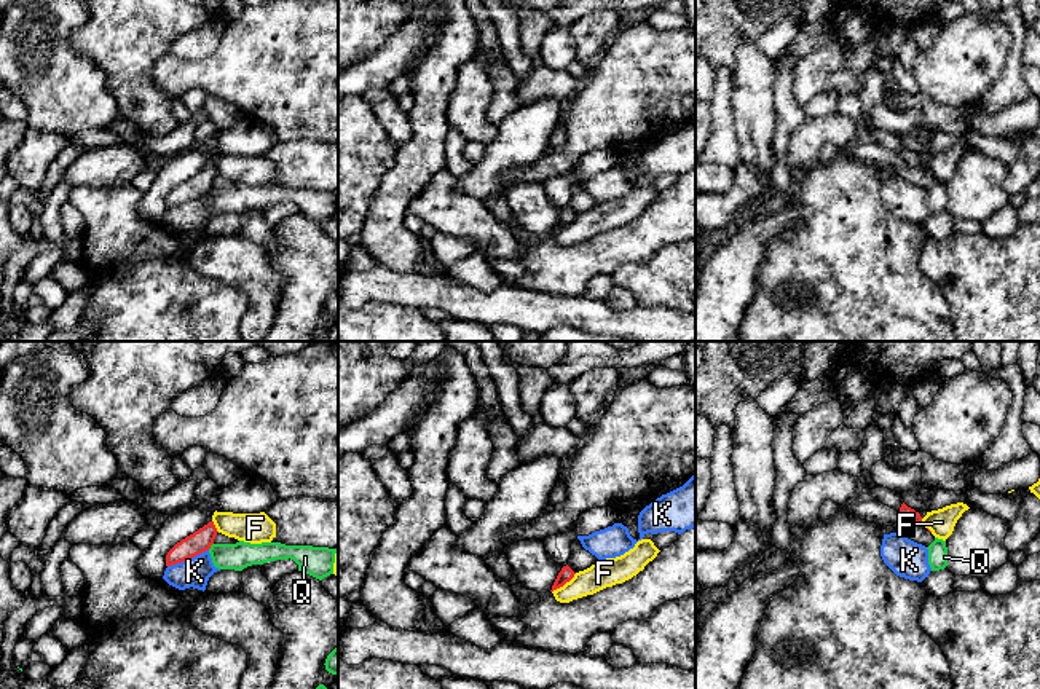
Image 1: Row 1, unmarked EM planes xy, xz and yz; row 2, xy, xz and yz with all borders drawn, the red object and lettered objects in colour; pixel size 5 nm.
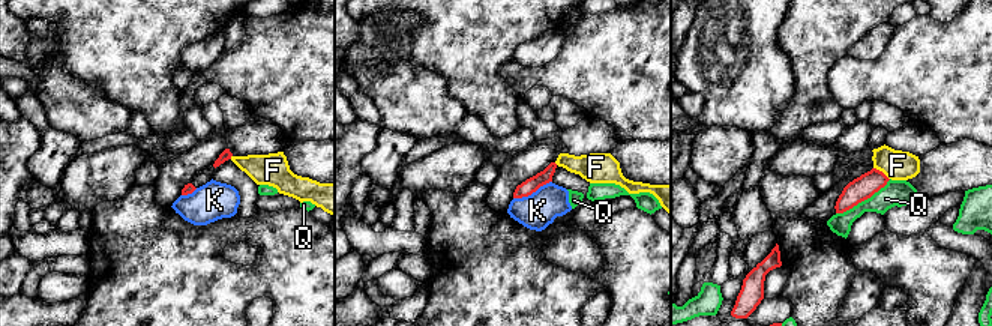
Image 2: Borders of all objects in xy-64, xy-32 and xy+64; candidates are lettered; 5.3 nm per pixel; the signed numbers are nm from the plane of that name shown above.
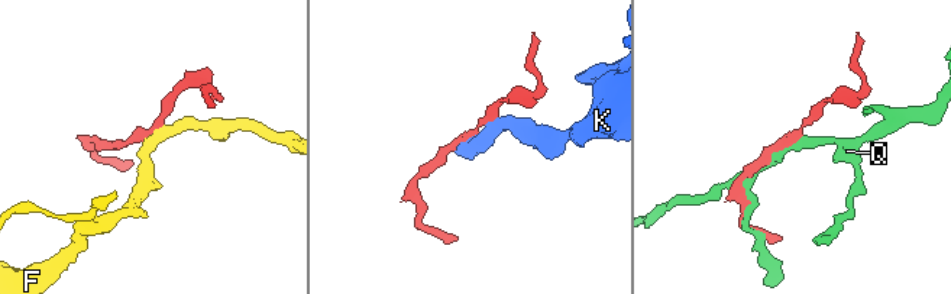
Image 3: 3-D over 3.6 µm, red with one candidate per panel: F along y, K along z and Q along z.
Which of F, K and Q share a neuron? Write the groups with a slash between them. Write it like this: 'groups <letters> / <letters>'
groups F / K / Q

